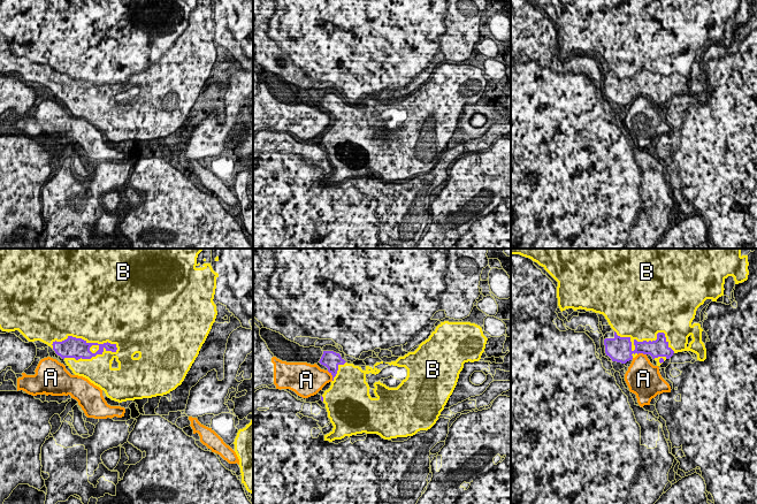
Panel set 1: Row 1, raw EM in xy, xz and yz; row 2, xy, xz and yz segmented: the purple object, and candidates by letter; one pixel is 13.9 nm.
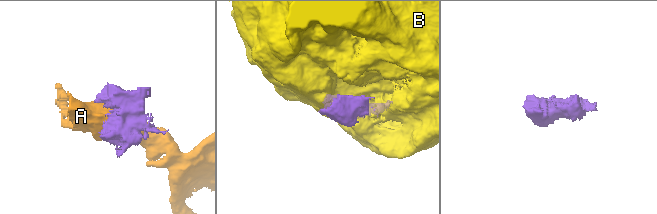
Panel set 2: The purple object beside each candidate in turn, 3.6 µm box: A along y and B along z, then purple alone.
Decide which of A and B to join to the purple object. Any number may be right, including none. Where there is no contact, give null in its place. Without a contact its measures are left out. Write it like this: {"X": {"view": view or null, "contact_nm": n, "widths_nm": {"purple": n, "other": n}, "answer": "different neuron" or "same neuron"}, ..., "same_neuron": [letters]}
{"A": {"view": "xz", "contact_nm": 170, "widths_nm": {"purple": 240, "other": 340}, "answer": "different neuron"}, "B": {"view": "xy", "contact_nm": 950, "widths_nm": {"purple": 280, "other": 480}, "answer": "same neuron"}, "same_neuron": ["B"]}

